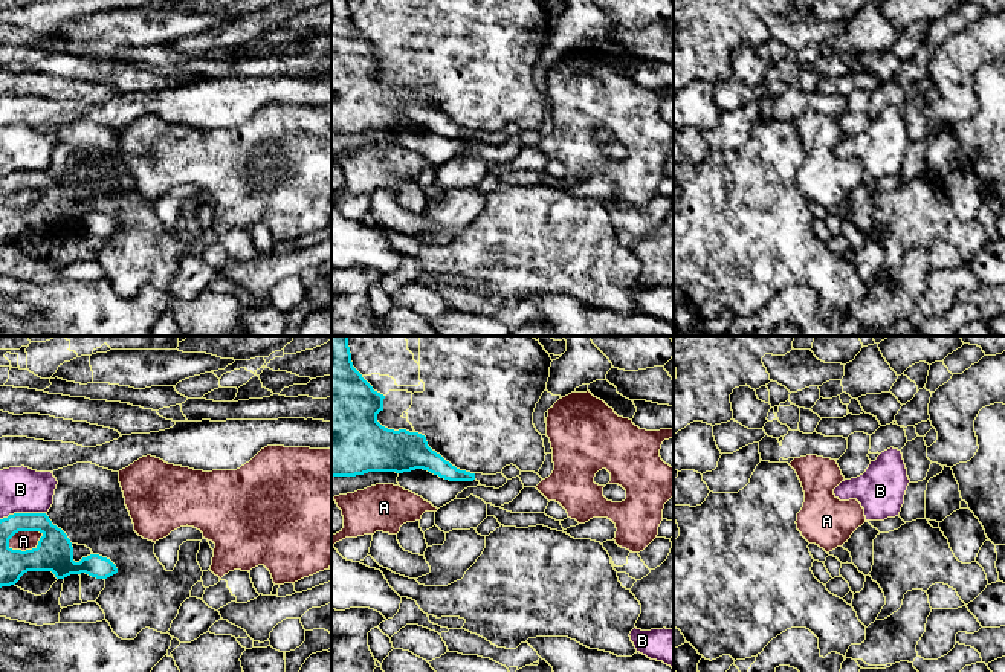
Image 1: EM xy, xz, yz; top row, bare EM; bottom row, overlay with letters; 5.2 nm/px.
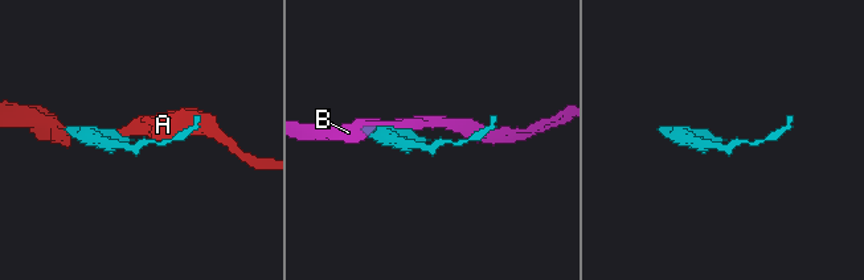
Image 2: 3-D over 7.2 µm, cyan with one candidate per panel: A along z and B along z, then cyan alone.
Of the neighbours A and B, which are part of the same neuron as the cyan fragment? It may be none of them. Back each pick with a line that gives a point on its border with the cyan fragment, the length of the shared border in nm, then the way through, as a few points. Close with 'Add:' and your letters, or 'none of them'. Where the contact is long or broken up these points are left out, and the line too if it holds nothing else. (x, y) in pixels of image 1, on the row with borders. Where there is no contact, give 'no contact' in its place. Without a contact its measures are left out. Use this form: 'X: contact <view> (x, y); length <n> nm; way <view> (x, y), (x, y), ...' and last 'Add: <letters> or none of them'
Add: none of them

